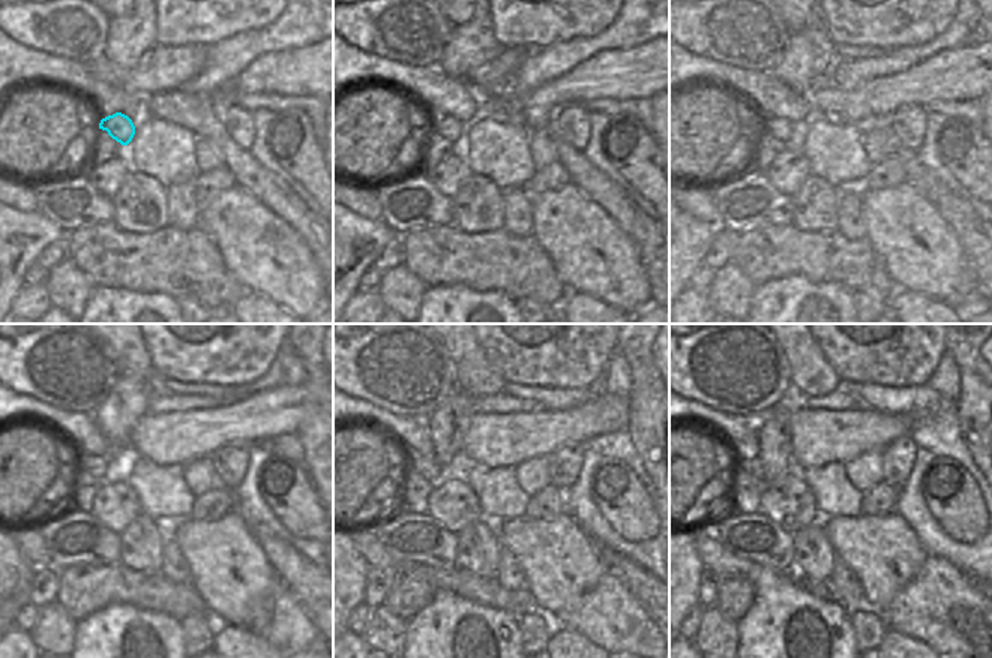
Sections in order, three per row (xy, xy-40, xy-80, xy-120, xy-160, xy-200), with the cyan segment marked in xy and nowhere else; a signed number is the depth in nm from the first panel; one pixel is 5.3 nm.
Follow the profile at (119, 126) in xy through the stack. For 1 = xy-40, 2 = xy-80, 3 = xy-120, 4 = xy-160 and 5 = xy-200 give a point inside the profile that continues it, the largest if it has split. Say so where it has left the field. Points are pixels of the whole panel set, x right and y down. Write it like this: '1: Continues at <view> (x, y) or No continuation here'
1: Continues at xy-40 (449, 128)
2: Continues at xy-80 (781, 129)
3: Continues at xy-120 (96, 466)
4: Continues at xy-160 (426, 466)
5: Continues at xy-200 (751, 465)

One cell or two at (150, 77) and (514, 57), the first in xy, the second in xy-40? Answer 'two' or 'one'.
one

